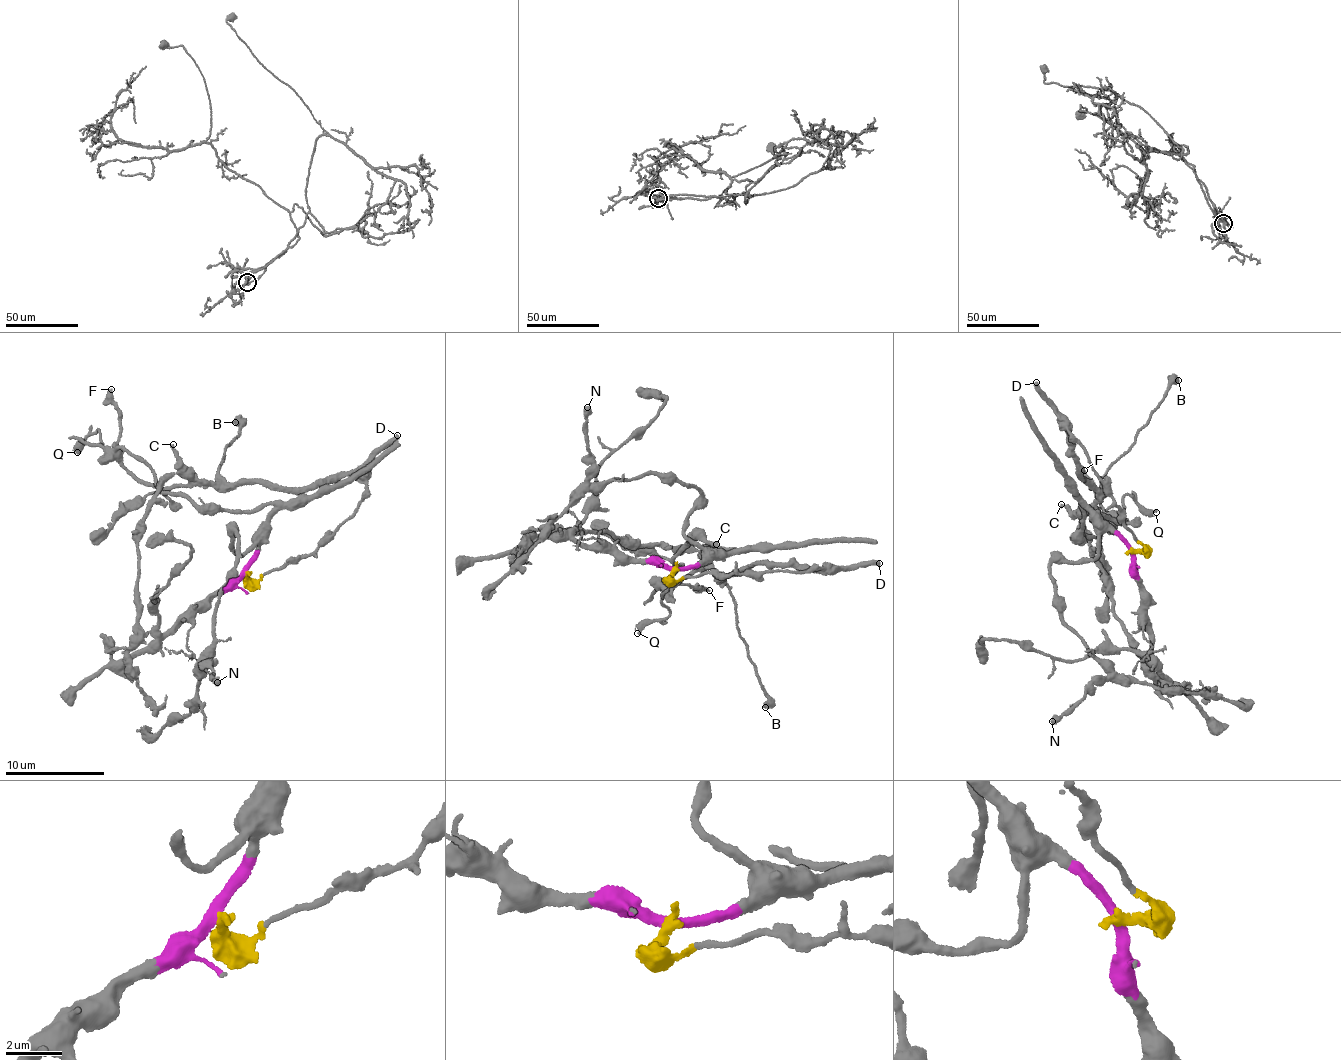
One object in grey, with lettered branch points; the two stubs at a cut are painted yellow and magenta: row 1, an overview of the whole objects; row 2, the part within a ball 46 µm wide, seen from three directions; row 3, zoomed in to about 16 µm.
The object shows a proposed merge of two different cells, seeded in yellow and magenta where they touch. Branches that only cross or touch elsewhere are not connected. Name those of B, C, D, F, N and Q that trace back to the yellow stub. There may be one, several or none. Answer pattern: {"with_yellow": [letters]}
{"with_yellow": ["B", "C", "D", "F", "Q"]}

